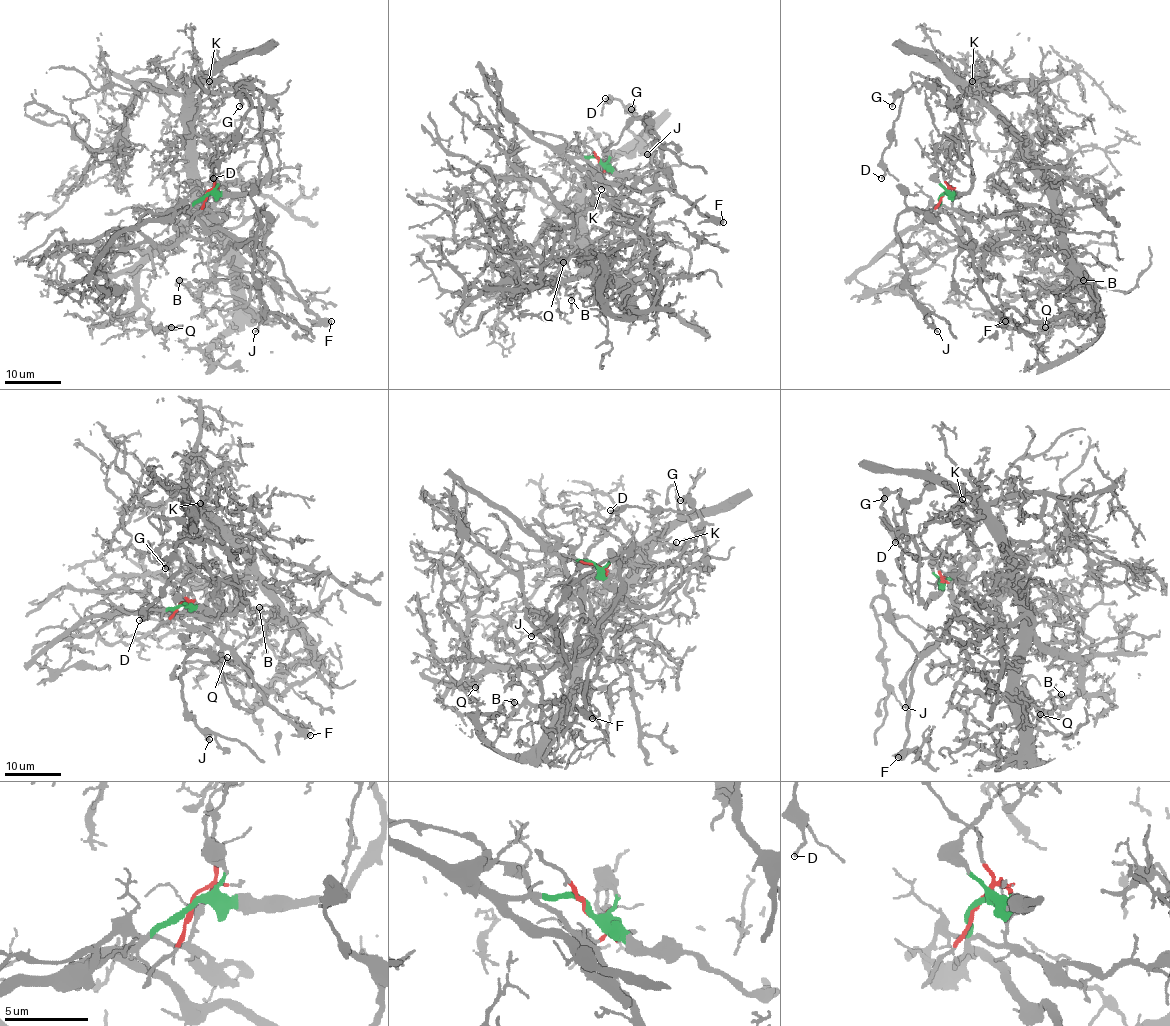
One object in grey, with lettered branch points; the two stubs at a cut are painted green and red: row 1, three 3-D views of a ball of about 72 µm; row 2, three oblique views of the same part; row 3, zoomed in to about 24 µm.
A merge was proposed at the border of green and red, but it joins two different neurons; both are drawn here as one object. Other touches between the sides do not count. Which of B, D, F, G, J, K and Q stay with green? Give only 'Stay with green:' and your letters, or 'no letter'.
Stay with green: D, F, G, J

